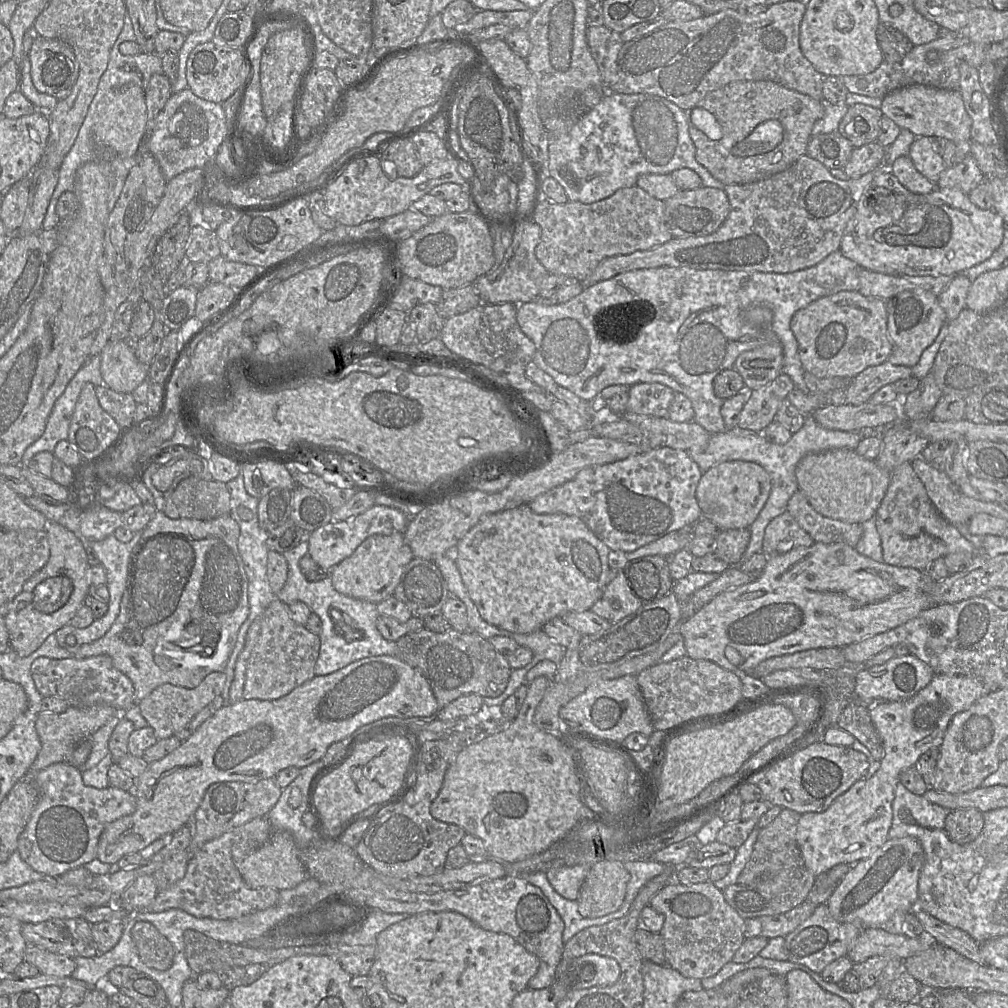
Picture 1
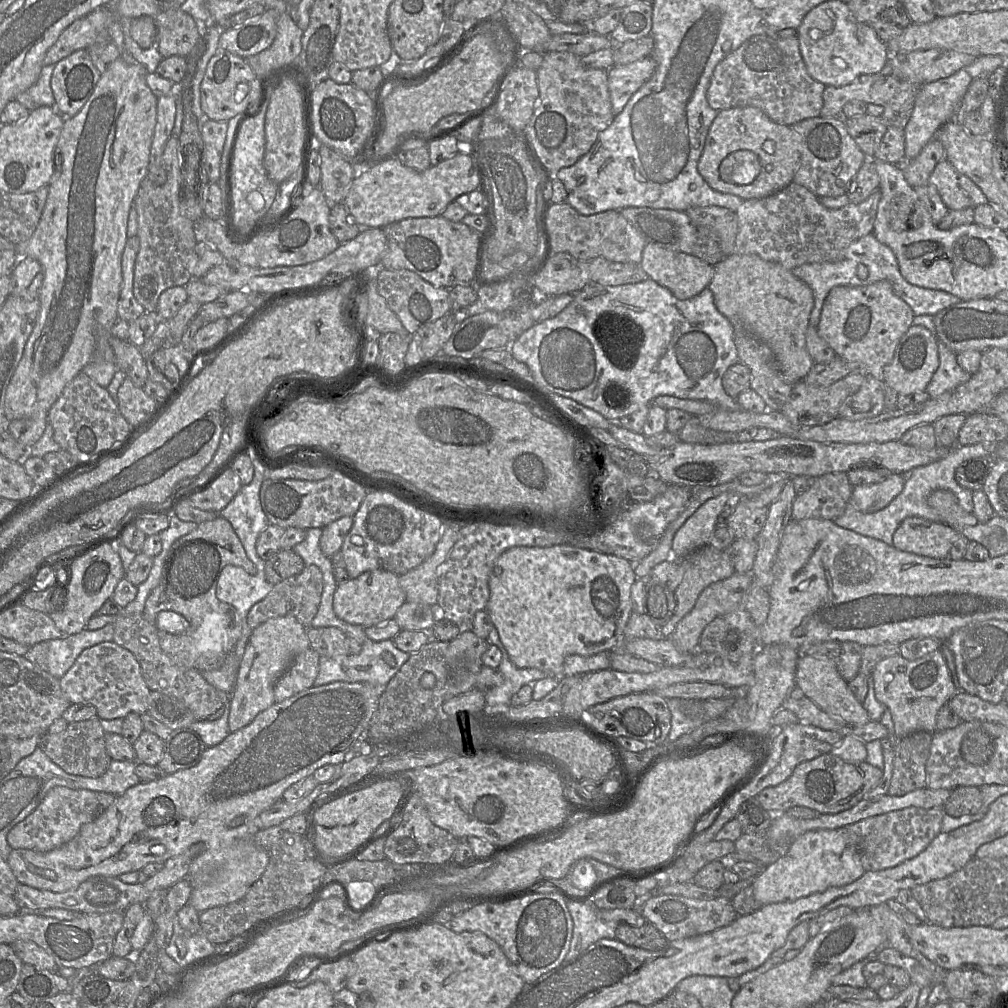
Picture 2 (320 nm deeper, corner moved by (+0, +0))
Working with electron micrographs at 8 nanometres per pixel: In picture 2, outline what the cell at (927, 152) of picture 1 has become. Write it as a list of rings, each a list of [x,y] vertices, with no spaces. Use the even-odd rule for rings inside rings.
[[[947,159],[937,163],[930,175],[929,183],[936,187],[949,210],[975,208],[988,203],[983,191]]]

